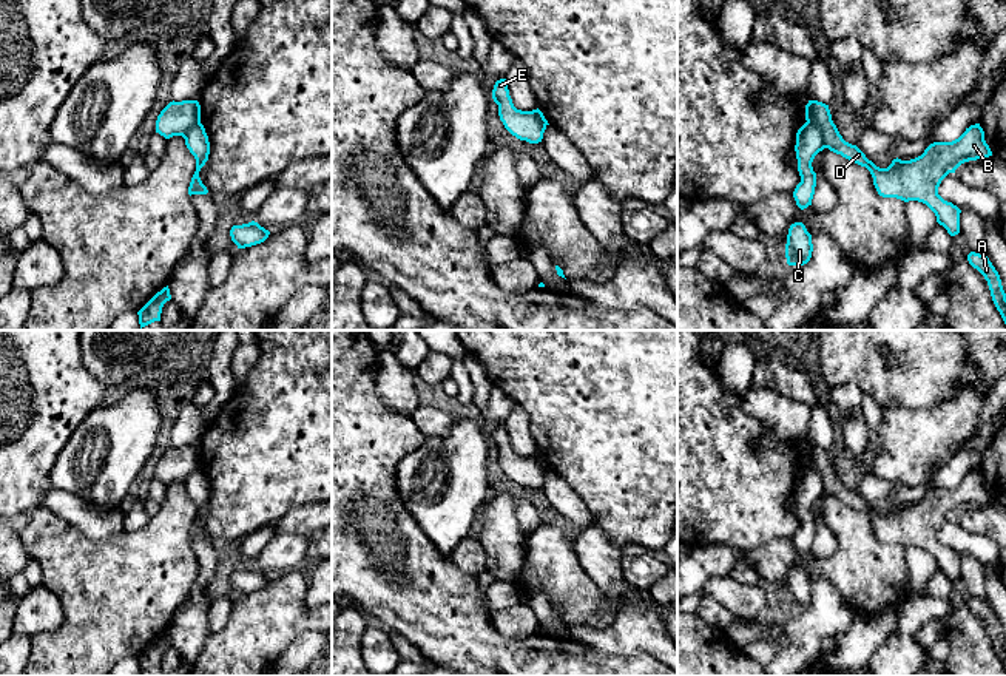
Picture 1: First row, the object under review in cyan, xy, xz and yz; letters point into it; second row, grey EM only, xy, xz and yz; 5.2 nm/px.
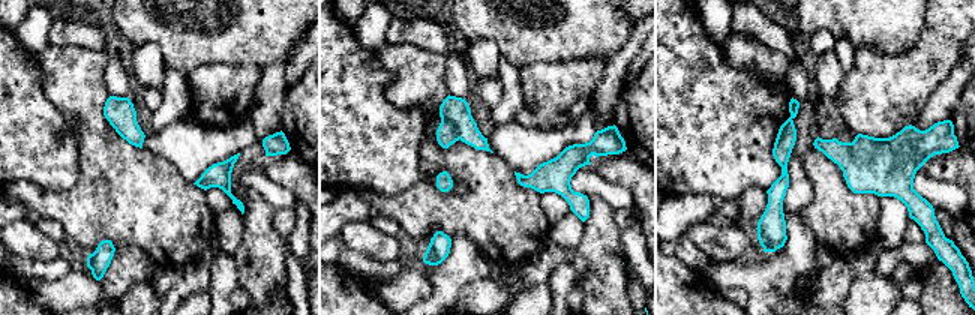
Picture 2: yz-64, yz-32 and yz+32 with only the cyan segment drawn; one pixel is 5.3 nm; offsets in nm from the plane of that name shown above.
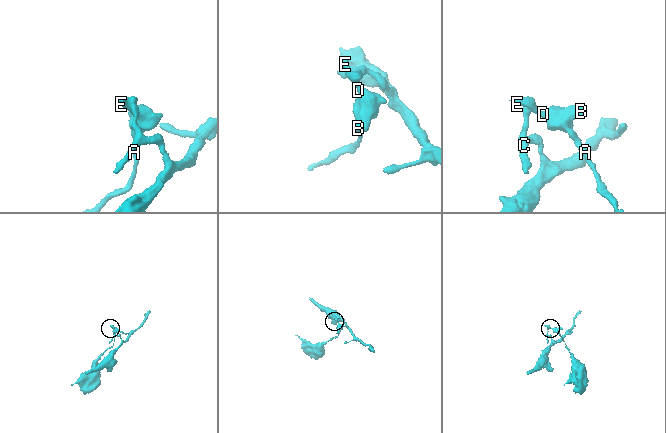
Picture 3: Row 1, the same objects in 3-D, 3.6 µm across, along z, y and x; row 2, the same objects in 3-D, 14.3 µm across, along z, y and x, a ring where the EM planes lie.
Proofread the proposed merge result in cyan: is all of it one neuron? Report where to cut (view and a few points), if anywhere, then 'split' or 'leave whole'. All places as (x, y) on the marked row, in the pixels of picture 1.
yz (807, 121), (820, 130), (824, 147) | split

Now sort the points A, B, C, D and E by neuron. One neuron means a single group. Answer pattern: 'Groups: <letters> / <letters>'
Groups: A B D E / C

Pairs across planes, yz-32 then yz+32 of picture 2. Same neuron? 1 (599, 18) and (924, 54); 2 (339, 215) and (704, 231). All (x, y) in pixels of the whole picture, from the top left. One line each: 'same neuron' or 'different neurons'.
1: different neurons
2: different neurons

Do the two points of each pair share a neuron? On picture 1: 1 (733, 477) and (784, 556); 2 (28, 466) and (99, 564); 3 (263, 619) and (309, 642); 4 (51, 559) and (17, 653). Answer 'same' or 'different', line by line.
1: different
2: different
3: different
4: different

